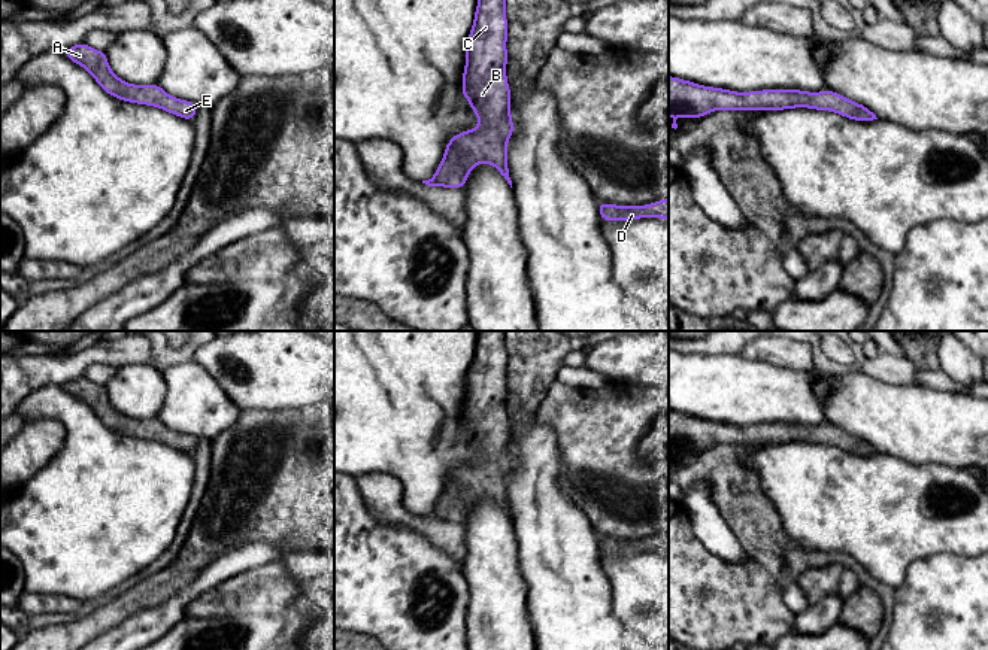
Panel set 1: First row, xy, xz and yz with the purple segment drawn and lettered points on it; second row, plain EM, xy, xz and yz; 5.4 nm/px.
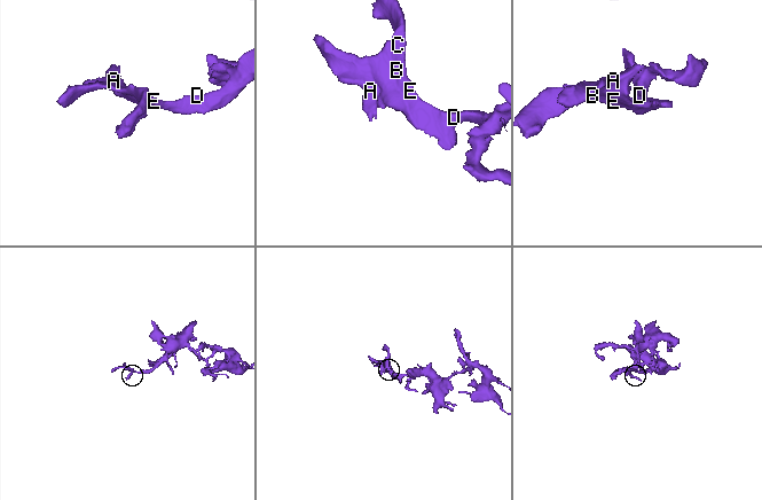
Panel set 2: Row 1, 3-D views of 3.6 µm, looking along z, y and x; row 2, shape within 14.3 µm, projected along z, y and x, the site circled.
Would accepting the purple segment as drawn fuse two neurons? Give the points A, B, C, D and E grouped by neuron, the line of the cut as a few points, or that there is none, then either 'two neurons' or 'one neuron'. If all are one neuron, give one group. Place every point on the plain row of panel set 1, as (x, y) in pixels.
A B C D E | no cut | one neuron

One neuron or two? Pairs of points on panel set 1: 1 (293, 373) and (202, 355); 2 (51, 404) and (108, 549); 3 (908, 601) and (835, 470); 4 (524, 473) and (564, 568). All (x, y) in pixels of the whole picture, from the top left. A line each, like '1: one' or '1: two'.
1: one
2: one
3: two
4: one

